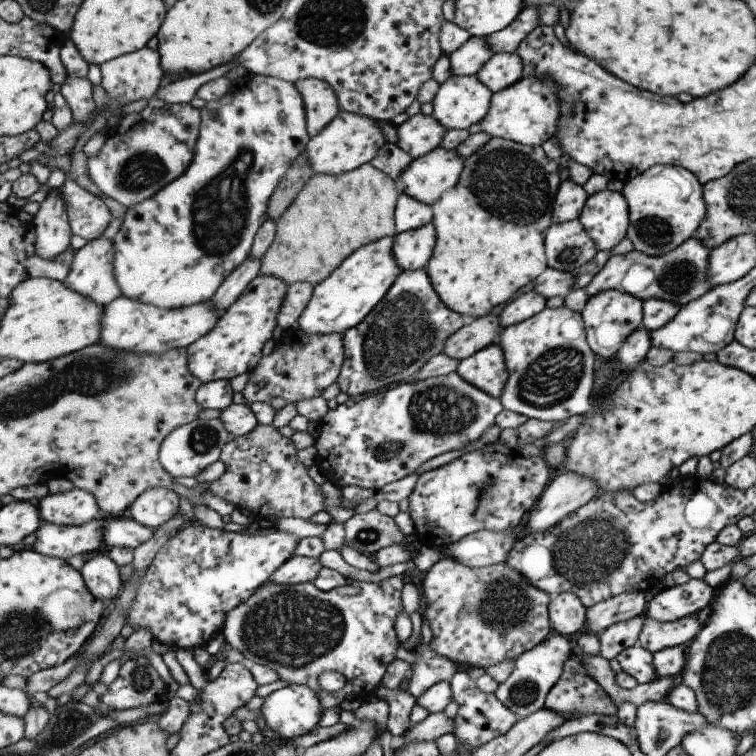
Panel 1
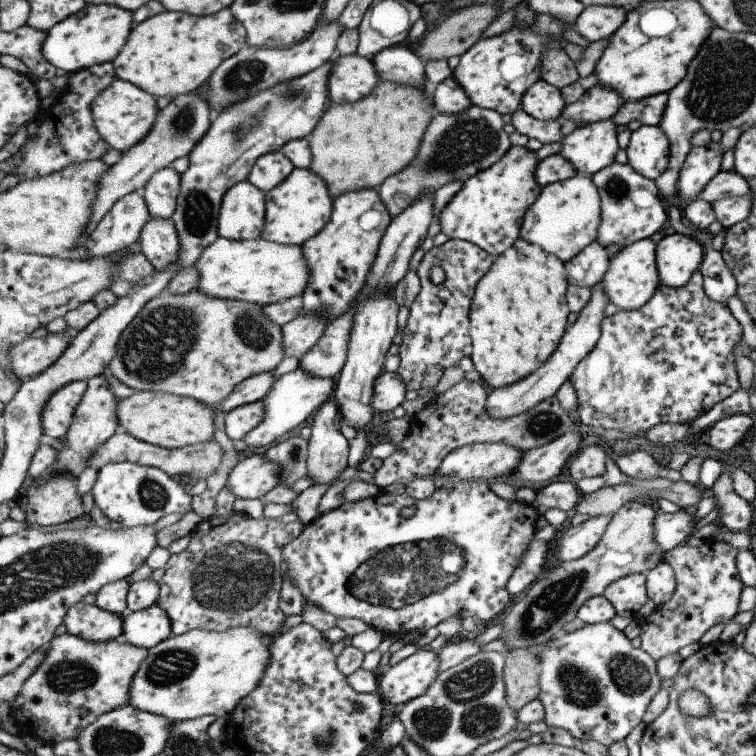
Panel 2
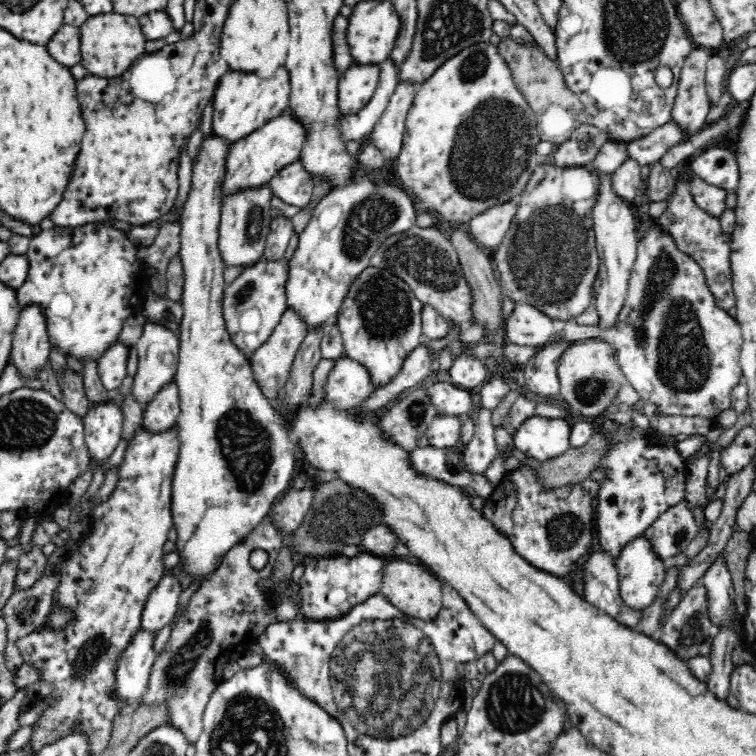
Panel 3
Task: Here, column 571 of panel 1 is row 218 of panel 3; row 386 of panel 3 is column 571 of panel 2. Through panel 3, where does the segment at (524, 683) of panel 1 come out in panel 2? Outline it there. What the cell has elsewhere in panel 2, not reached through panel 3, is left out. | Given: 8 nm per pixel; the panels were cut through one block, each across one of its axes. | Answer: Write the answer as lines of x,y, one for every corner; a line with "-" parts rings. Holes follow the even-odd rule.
613,623
585,624
582,629
574,632
565,631
545,645
545,648
537,653
537,656
540,658
540,687
542,688
538,699
546,708
546,724
553,726
553,728
563,728
574,738
583,742
595,740
608,747
611,746
613,742
625,740
625,738
643,722
643,716
645,716
645,712
647,712
647,708
649,708
649,698
653,698
653,694
657,694
658,691
661,690
661,682
663,680
661,680
657,672
656,660
654,660
646,650
635,648
635,646
631,644
631,639
628,635
626,635
624,631
620,631
616,626
613,626

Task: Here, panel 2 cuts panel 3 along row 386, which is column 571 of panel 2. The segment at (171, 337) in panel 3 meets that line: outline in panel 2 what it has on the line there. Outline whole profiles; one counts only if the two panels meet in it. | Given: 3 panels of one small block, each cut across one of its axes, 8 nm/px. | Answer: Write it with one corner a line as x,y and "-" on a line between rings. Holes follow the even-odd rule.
613,119
583,124
563,139
561,154
576,166
579,175
593,176
615,162
615,156
619,152
617,134
617,124

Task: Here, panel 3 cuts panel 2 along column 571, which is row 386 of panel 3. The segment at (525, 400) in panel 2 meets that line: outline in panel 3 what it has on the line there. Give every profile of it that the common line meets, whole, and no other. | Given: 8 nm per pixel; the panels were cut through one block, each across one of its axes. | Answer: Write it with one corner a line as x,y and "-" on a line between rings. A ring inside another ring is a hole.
346,356
335,361
324,386
326,397
338,407
358,407
376,389
370,371

